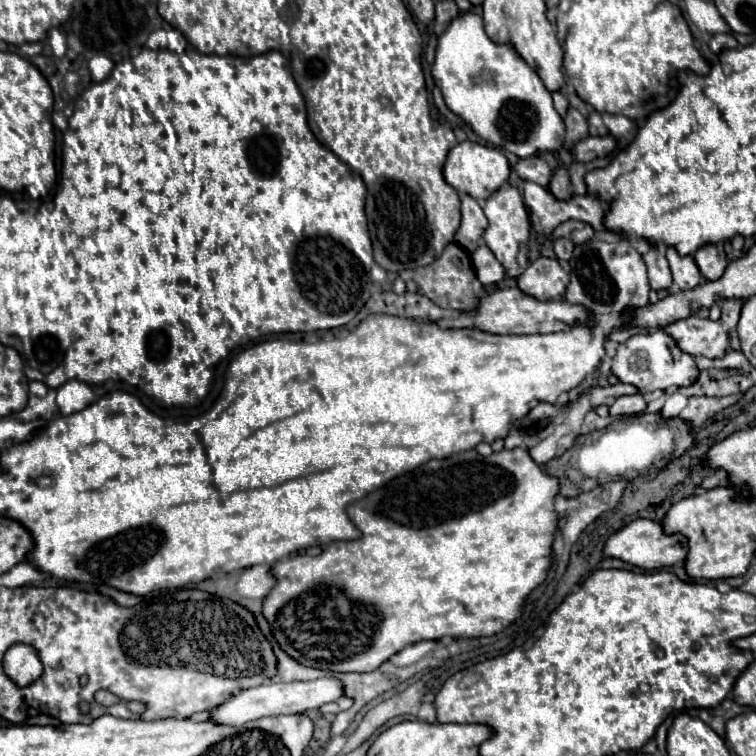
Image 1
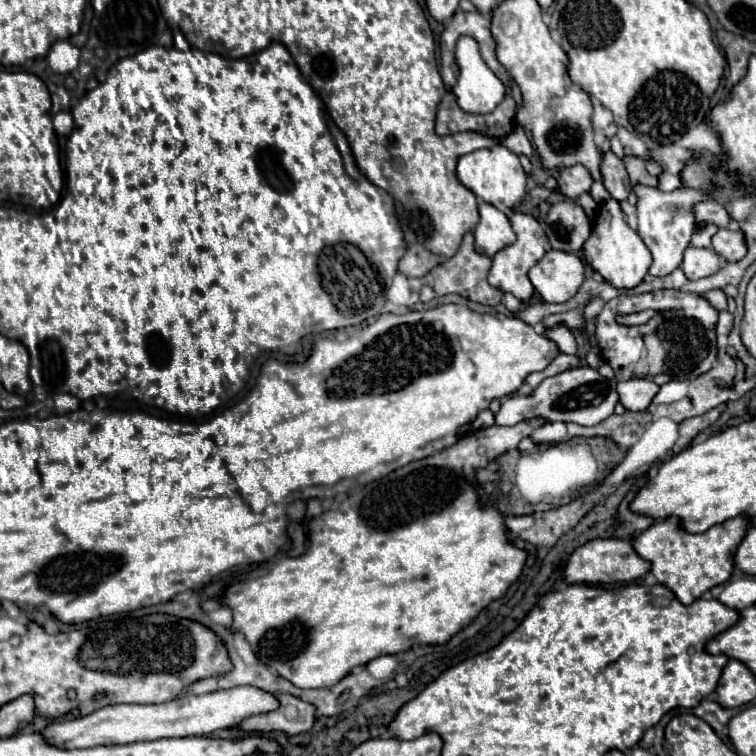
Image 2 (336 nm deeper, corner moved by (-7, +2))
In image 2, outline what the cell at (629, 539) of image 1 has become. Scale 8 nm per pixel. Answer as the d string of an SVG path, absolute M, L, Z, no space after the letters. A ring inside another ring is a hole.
M595 538L583 546L579 546L567 562L565 578L571 584L613 584L613 582L633 582L637 578L643 578L649 572L651 564L641 558L631 542L619 540L619 538Z

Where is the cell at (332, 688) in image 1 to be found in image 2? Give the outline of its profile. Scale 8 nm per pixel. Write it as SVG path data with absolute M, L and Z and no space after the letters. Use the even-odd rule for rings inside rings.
M237 686L237 688L215 690L197 696L183 696L163 704L105 706L95 710L89 716L51 724L43 730L43 736L59 748L95 748L95 746L131 744L131 742L147 742L147 740L161 740L161 738L205 736L221 728L233 728L239 722L243 722L247 716L273 712L275 708L279 708L279 700L275 694L263 692L261 688Z

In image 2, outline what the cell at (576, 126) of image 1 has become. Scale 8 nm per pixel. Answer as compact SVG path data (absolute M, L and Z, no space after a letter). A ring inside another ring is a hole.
M613 150L605 152L601 158L601 176L603 176L605 188L615 200L625 200L629 196L631 186L629 186L627 170L623 162L613 154Z

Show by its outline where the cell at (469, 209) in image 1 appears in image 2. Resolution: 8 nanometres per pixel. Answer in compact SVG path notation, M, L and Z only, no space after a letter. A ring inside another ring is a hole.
M479 200L479 224L475 226L475 248L485 256L495 256L501 248L515 240L509 218L495 206Z

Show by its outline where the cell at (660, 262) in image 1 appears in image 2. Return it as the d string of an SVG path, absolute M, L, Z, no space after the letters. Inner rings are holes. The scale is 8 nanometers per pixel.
M637 186L637 218L639 218L639 236L645 242L645 246L653 254L653 264L649 268L651 276L667 276L675 268L679 268L683 260L683 250L691 244L695 220L691 214L691 206L695 202L707 200L697 190L673 190L673 192L661 192L657 188L649 186Z

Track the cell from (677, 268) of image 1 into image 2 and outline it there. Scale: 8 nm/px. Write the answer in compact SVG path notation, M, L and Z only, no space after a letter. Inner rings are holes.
M689 246L687 252L683 252L681 270L689 280L699 280L699 278L717 274L721 270L721 260L711 248Z

